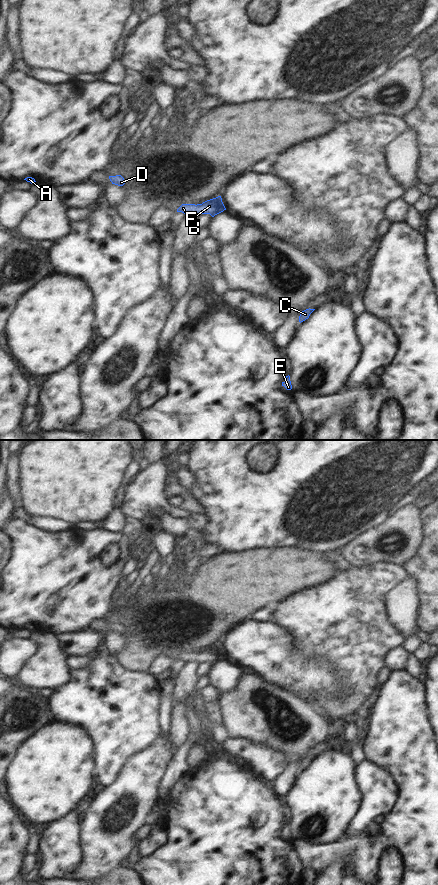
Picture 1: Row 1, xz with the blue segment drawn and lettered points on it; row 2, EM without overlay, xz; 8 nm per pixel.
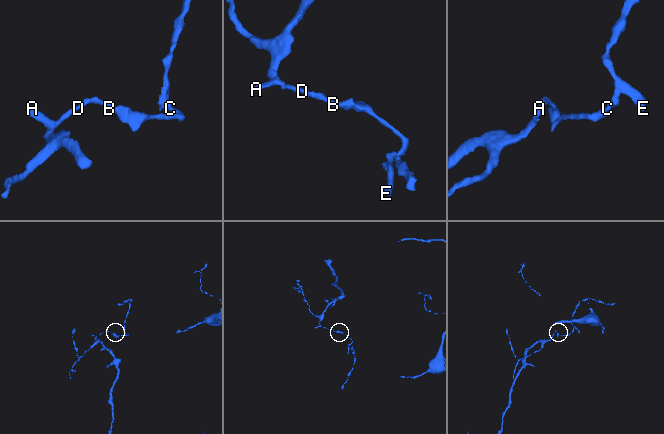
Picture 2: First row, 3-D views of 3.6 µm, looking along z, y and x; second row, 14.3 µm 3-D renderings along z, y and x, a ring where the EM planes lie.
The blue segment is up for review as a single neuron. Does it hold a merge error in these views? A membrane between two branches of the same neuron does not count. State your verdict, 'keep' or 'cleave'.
keep

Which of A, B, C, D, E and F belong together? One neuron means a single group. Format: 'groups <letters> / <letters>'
groups A B C D E F

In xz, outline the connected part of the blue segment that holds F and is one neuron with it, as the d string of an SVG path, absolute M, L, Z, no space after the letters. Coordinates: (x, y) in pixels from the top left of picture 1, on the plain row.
M221 644L207 648L202 652L182 652L177 660L184 662L196 661L198 664L201 662L210 662L212 665L226 658Z

